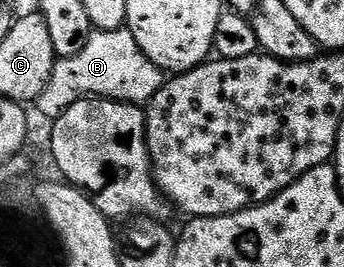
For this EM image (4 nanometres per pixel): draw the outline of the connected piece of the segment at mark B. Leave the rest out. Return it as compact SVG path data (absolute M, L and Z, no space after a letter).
M127 28L119 30L94 30L90 34L87 44L83 44L83 49L76 56L70 58L58 58L53 65L51 80L47 80L47 88L37 98L35 109L48 120L56 120L71 104L75 104L84 98L111 98L115 102L131 102L134 104L144 104L159 92L159 88L164 86L167 81L166 75L135 44L135 36Z

